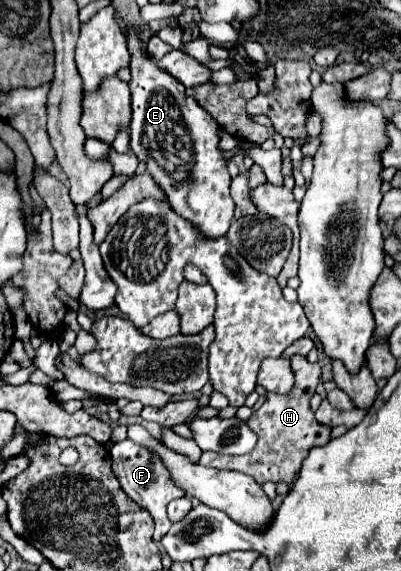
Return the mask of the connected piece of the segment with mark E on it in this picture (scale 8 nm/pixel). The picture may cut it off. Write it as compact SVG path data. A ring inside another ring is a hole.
M128 23L124 37L132 55L132 151L146 165L148 175L164 191L176 213L196 223L206 237L226 235L234 217L234 201L230 197L232 177L226 167L226 155L218 145L220 125L212 121L212 115L194 97L186 95L184 85L176 77L158 67L156 57L144 49L138 25Z

